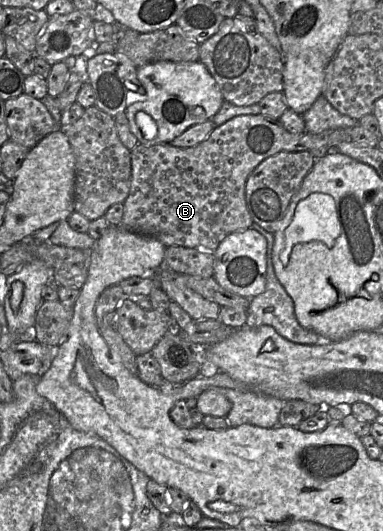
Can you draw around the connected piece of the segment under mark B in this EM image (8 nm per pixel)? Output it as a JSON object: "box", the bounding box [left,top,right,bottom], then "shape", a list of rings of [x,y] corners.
{"box":[120,114,351,252],"shape":[[[257,114],[237,116],[216,126],[203,142],[189,148],[139,143],[130,151],[131,185],[123,203],[124,214],[120,227],[152,236],[166,247],[182,246],[215,252],[226,236],[249,229],[254,224],[246,204],[245,185],[250,173],[263,160],[281,151],[309,151],[321,146],[336,150],[341,142],[351,141],[351,130],[337,128],[320,133],[290,133],[278,120]]]}

